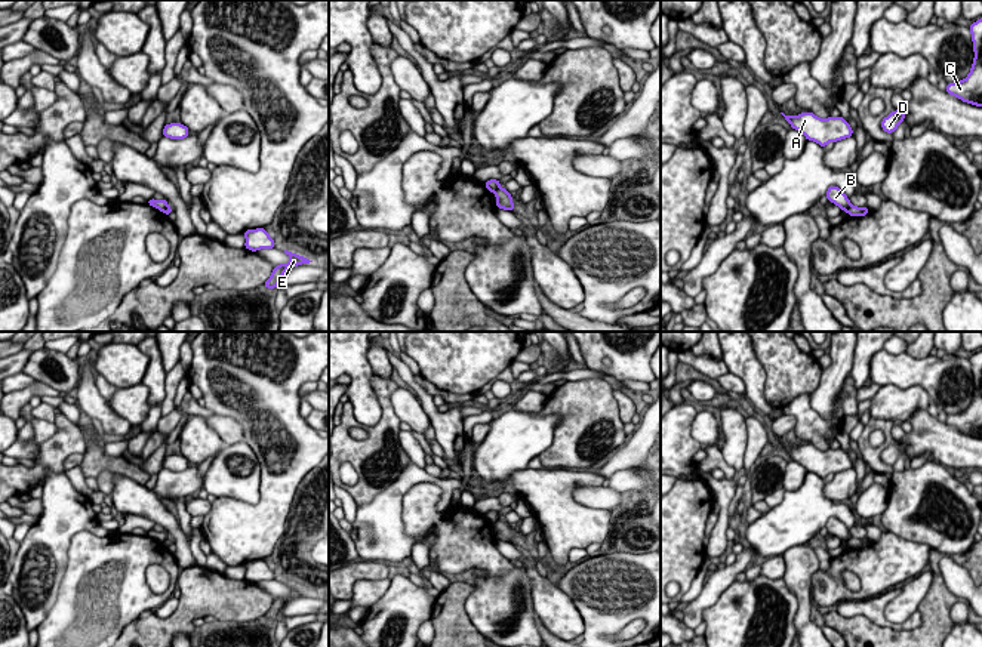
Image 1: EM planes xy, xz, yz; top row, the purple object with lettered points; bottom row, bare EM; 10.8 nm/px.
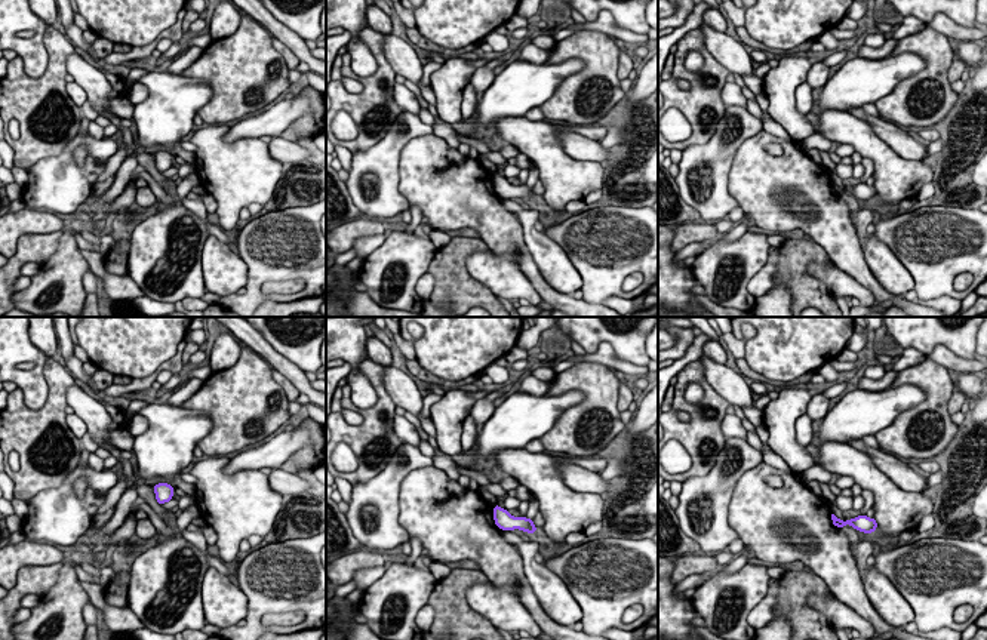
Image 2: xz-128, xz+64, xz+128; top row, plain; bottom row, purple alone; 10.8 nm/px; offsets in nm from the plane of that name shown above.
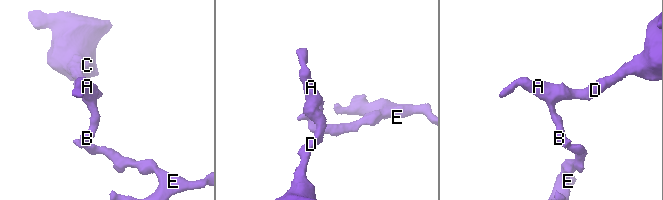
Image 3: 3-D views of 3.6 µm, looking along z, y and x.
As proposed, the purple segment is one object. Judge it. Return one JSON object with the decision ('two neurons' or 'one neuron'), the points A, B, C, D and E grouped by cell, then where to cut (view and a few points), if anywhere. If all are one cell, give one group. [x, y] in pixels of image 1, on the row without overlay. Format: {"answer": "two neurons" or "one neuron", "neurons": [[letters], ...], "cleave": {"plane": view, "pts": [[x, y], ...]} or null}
{"answer": "two neurons", "neurons": [["A", "B", "C", "D"], ["E"]], "cleave": {"plane": "xz", "pts": [[499, 517], [493, 523]]}}

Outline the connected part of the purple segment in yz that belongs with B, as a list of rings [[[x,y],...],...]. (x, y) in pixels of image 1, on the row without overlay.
[[[831,517],[825,527],[828,533],[837,536],[841,542],[847,542],[852,537],[844,523],[835,517]]]

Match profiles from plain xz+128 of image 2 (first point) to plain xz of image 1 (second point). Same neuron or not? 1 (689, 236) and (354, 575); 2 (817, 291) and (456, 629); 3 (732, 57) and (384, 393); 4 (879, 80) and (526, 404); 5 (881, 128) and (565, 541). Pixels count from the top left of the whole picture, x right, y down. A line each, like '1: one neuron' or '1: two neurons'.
1: one neuron
2: one neuron
3: two neurons
4: two neurons
5: two neurons

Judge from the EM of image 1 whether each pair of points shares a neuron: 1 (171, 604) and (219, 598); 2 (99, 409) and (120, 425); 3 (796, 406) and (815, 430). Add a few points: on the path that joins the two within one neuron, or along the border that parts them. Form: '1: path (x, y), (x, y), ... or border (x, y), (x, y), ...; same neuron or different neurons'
1: border (179, 600), (168, 616), (157, 616), (153, 612); different neurons
2: path (104, 413), (116, 424); same neuron
3: path (802, 412), (809, 424); same neuron

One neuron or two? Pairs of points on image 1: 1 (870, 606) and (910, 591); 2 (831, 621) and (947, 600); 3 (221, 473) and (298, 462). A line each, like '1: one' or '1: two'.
1: two
2: one
3: two

